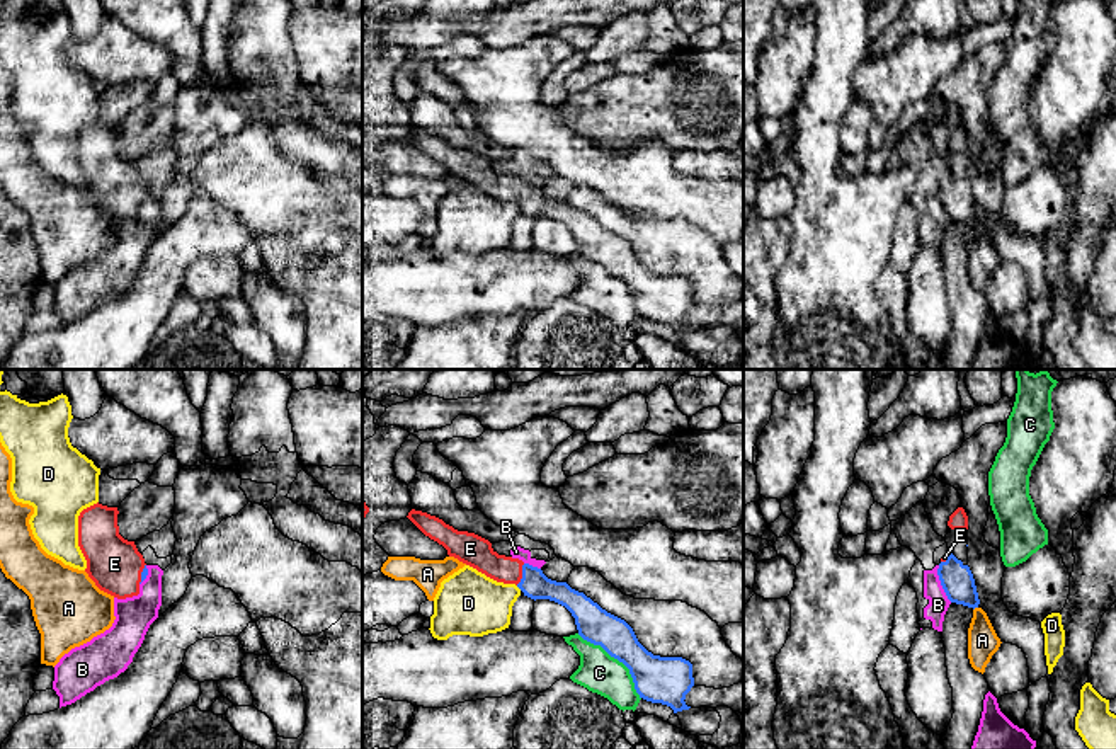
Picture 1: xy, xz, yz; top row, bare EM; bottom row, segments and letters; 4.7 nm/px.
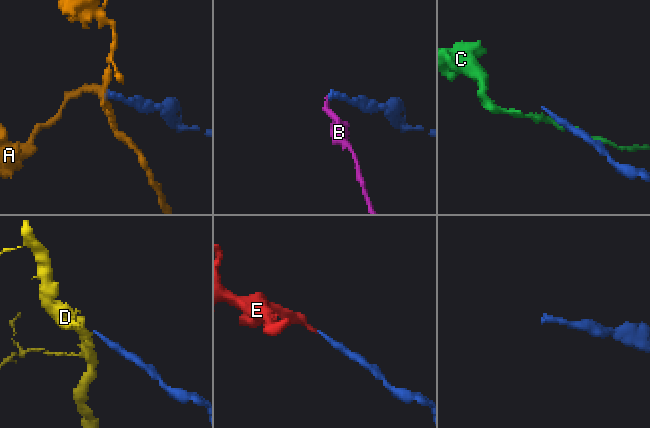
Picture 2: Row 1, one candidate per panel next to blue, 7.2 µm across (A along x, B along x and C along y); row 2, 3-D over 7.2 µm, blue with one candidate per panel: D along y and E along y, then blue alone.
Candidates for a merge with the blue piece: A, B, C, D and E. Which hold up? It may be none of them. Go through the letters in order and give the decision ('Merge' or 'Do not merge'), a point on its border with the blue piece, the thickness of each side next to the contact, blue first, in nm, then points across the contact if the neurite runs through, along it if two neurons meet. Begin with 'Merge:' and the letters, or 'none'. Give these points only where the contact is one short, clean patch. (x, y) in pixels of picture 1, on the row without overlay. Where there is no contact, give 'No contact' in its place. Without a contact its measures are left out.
Merge: E
A: Do not merge. Touches blue at yz (975, 225). Thickness 160 nm (blue) against 140 nm. Boundary: yz (977, 225), (973, 228)
B: Do not merge. Touches blue at yz (941, 203). Thickness 160 nm (blue) against 100 nm. Boundary: yz (938, 184), (939, 203), (951, 220)
C: Do not merge. Touches blue at xz (618, 278). Thickness 220 nm (blue) against 190 nm
D: Do not merge. Touches blue at xz (519, 206). Thickness 140 nm (blue) against 300 nm. Boundary: xz (516, 205), (521, 208)
E: Merge. Touches blue at xz (523, 193). Thickness 140 nm (blue) against 150 nm. Path across: xz (535, 203), (523, 193), (495, 186), (477, 171)

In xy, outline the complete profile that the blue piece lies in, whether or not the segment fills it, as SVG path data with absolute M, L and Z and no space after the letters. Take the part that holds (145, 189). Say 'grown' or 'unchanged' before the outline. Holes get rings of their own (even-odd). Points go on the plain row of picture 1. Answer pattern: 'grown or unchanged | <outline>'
grown | M94 123L78 134L78 165L87 179L85 191L95 204L126 218L140 213L148 187L134 160L119 153L117 126Z

